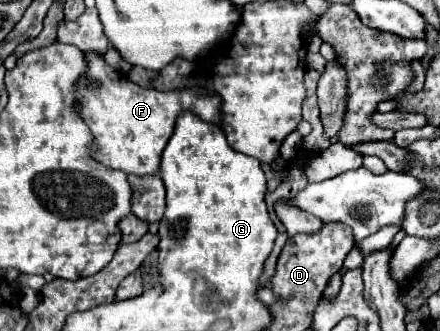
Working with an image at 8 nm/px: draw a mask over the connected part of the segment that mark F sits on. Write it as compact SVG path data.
M95 51L85 53L87 73L77 79L75 111L93 133L91 157L111 169L133 175L151 175L159 171L161 153L173 135L173 123L183 111L197 113L203 121L221 123L219 99L215 95L199 95L199 89L181 91L155 91L139 87L123 73L115 71Z

